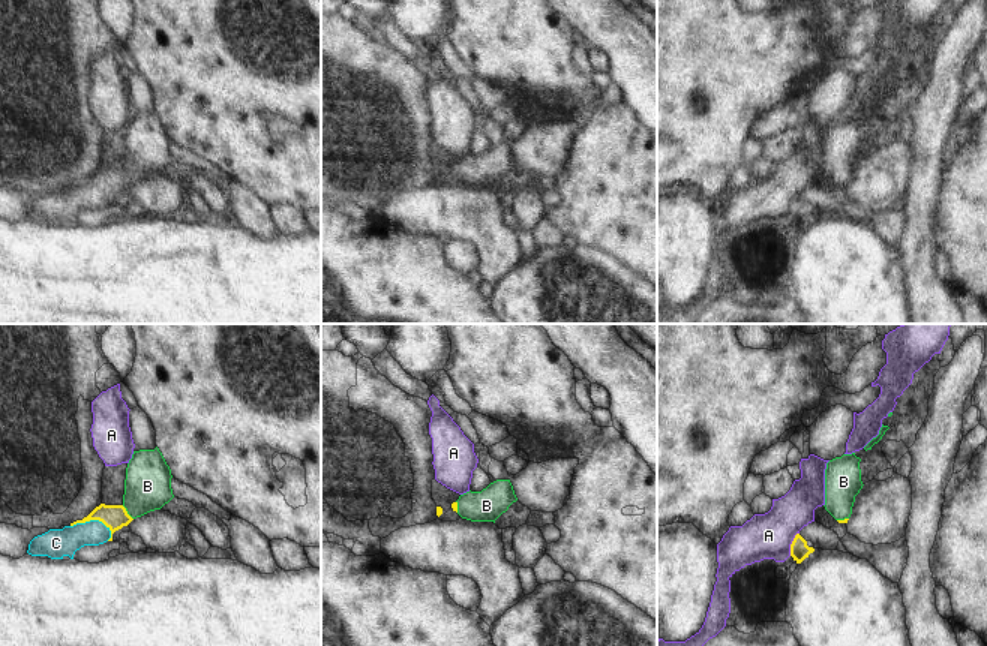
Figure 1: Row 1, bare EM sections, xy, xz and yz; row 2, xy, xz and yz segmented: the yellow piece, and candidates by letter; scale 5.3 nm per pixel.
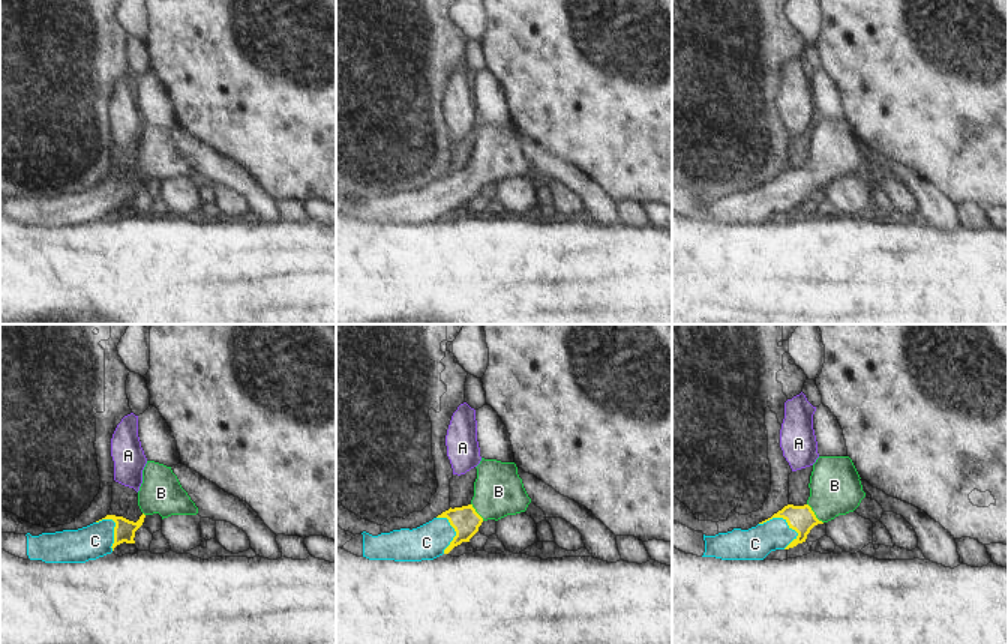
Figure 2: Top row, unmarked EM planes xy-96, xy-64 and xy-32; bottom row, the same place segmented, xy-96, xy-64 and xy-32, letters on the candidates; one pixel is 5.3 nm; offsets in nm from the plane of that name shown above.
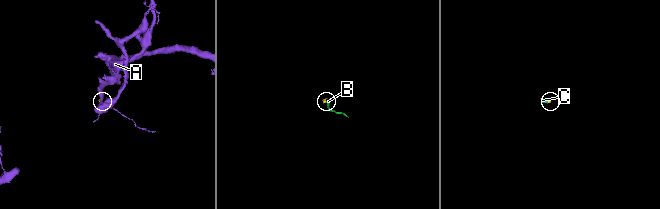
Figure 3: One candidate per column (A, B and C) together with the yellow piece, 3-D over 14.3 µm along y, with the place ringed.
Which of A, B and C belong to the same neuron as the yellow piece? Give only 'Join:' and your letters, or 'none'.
Join: B, C

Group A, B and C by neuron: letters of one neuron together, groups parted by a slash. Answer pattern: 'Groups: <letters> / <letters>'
Groups: A / B C.

